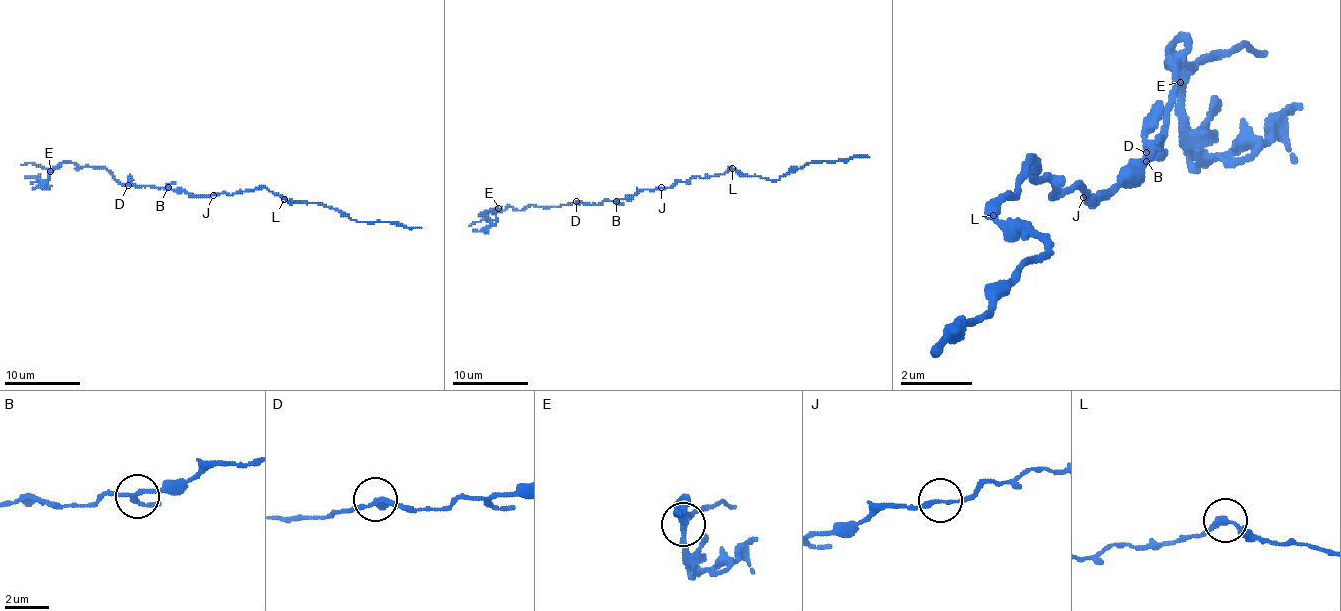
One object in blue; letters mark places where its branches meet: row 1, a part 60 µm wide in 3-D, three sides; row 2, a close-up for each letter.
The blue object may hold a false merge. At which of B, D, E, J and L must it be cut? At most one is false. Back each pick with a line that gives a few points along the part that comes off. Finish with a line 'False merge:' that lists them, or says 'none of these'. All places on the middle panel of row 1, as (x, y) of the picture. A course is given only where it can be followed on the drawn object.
E: course (498, 208), (496, 218), (484, 227), (473, 229)
False merge: E

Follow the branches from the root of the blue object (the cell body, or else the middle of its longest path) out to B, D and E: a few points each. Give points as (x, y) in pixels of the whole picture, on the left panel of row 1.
B: (213, 193), (189, 195), (168, 187)
D: (213, 193), (189, 195), (166, 187), (128, 185)
E: (213, 193), (189, 195), (166, 187), (128, 185), (105, 168), (74, 163), (59, 163), (50, 170)

